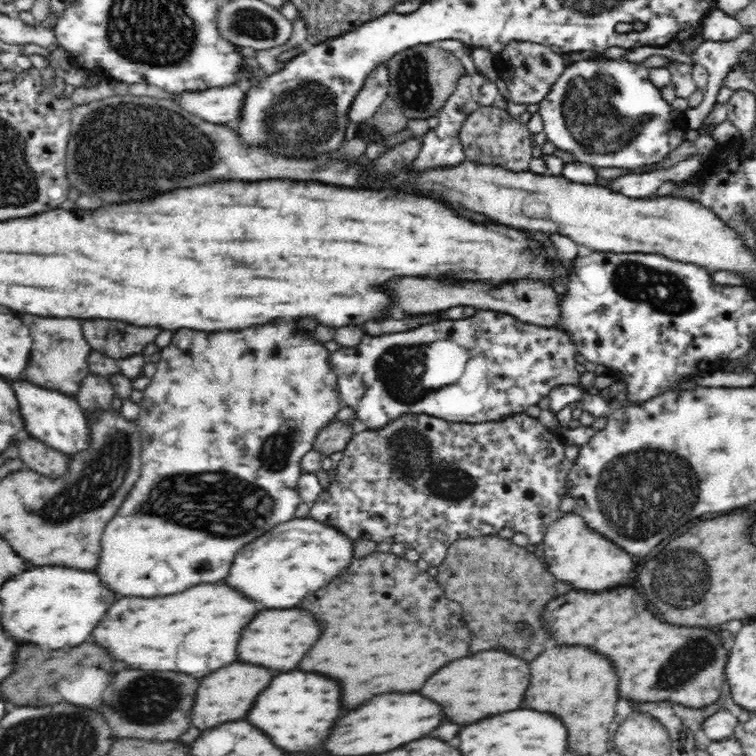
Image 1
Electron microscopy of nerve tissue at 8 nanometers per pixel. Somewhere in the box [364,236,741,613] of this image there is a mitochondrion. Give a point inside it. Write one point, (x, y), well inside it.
(620, 482)

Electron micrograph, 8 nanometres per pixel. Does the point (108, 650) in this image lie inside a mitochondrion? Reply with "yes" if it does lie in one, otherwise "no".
no

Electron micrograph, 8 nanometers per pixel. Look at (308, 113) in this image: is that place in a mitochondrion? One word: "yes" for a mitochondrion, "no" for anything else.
yes

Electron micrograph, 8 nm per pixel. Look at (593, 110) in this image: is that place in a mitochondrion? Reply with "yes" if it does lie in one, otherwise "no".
yes

